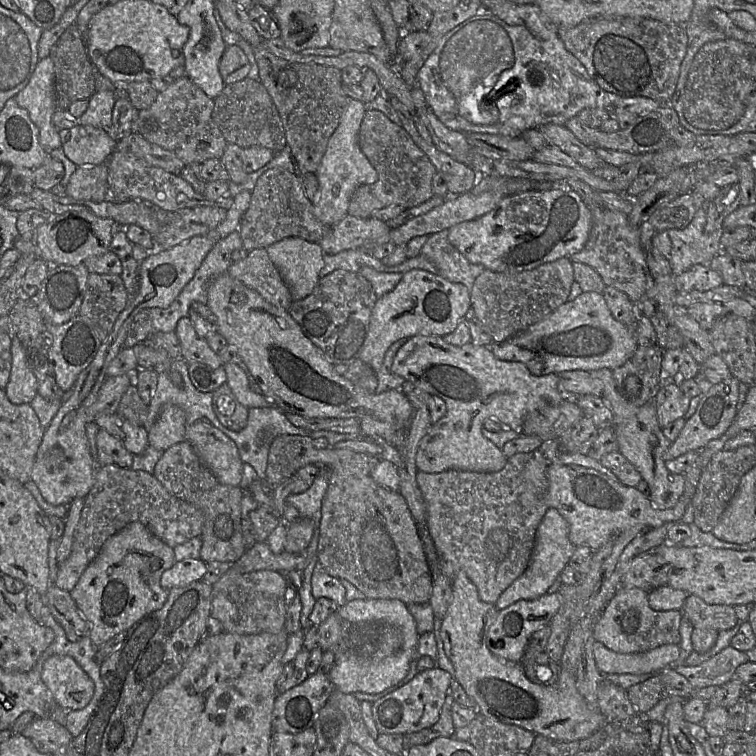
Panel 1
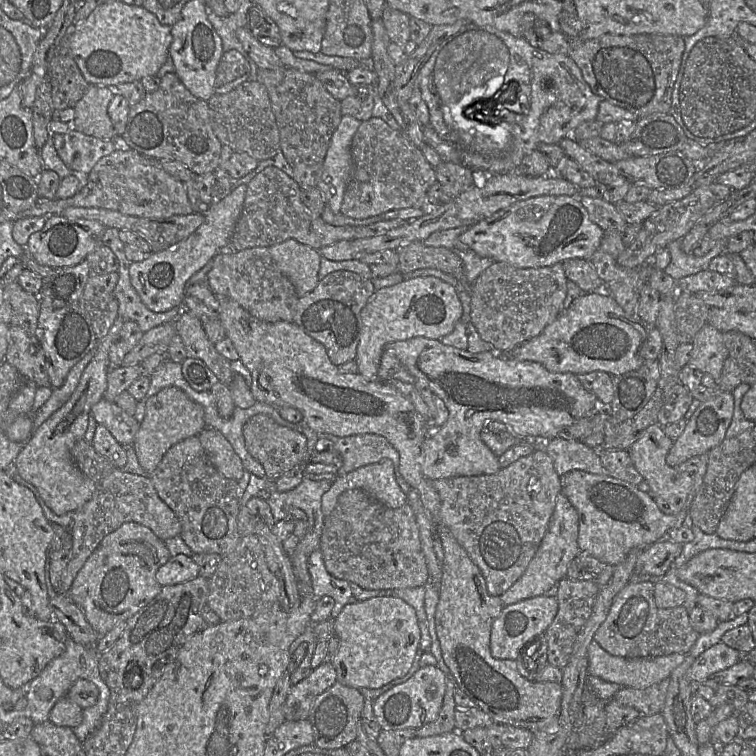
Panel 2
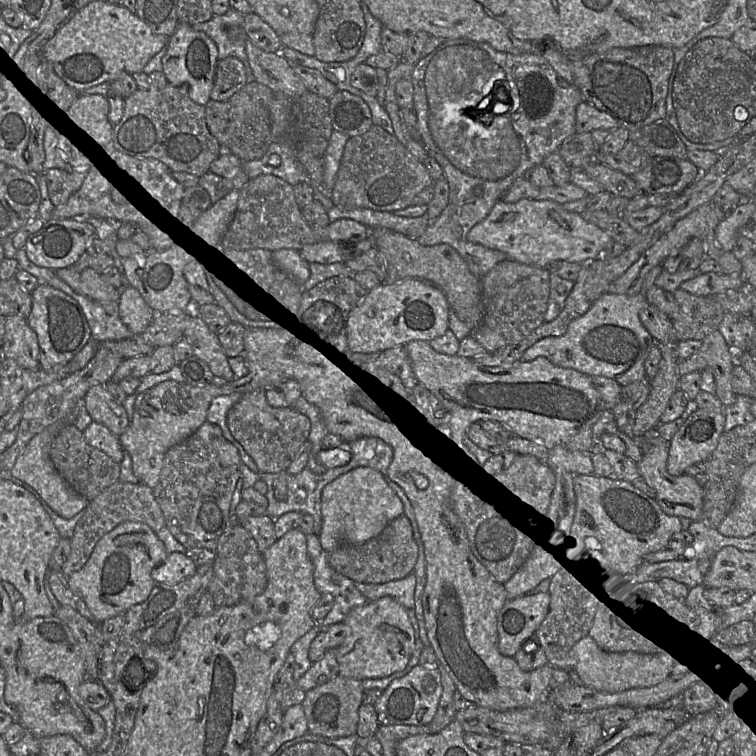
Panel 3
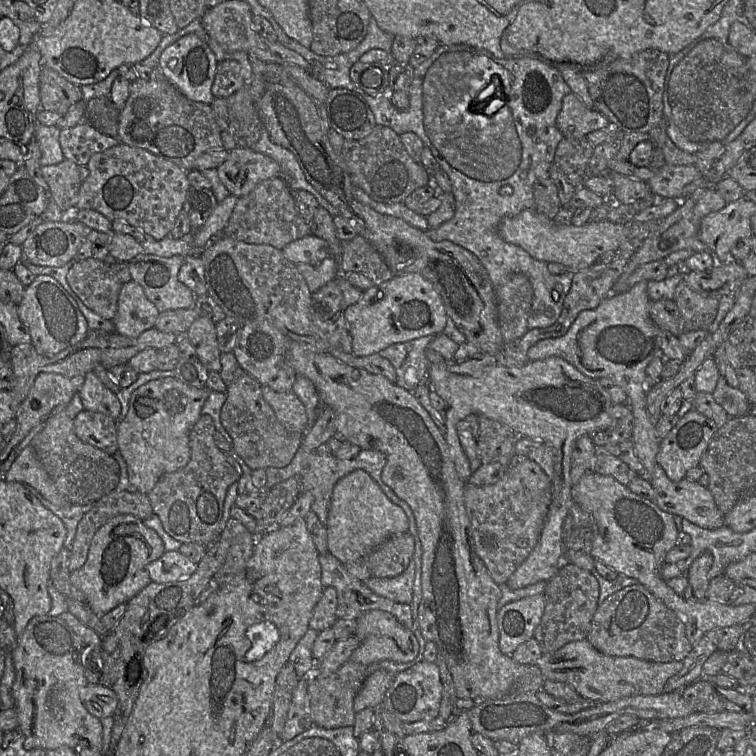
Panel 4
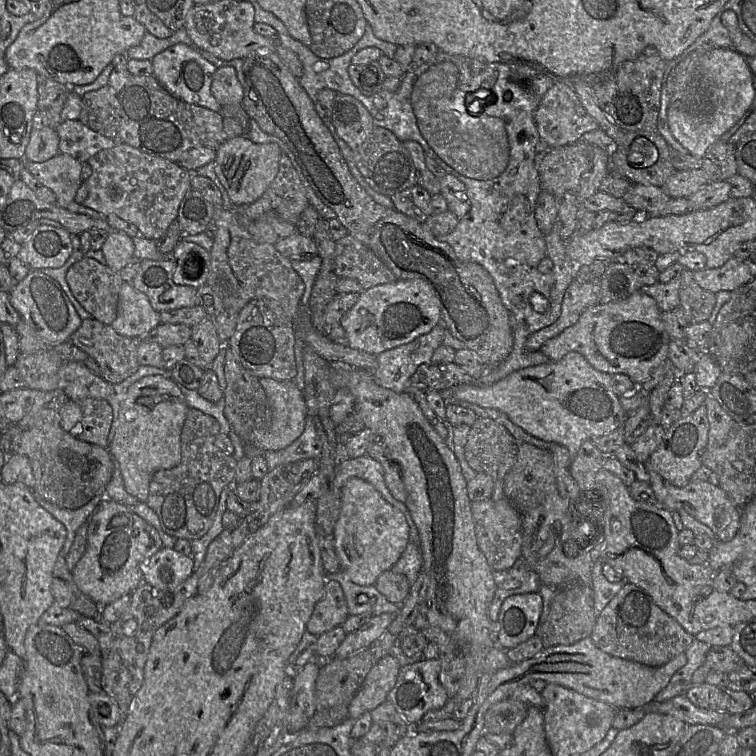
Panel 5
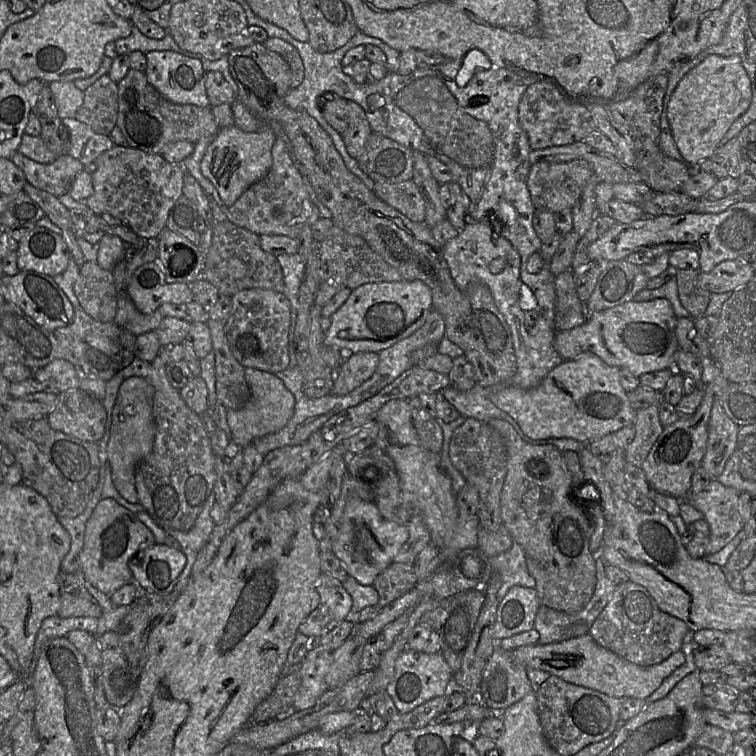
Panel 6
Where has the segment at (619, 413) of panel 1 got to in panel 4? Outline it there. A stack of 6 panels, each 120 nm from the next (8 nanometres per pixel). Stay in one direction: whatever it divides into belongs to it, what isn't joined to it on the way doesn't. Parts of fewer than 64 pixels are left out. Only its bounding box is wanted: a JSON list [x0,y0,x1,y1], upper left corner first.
[650,465,725,529]

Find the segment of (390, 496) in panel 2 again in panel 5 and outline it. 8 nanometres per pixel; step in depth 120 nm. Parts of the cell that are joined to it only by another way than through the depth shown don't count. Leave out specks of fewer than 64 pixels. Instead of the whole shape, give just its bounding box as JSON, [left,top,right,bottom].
[334,478,409,586]

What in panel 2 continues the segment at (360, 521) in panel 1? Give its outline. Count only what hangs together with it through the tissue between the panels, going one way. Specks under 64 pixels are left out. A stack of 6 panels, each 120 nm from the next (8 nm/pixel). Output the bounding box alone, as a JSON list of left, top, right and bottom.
[243,414,429,590]

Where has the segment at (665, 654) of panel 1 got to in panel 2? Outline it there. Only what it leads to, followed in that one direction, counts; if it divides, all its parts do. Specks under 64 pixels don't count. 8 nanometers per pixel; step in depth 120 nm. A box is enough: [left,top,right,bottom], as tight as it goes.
[587,639,685,689]

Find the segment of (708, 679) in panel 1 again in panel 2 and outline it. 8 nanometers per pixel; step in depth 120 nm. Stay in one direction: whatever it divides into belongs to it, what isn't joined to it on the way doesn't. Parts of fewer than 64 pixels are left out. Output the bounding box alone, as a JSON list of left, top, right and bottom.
[687,642,742,681]

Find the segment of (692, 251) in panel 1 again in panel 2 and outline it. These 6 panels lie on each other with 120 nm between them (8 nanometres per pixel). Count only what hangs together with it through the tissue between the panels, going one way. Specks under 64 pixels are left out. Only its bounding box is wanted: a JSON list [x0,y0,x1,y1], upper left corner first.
[665,239,727,281]

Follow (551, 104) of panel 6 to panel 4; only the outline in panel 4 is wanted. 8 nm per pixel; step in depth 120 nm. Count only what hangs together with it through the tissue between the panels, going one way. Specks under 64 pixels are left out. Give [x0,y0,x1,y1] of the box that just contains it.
[556,92,612,139]

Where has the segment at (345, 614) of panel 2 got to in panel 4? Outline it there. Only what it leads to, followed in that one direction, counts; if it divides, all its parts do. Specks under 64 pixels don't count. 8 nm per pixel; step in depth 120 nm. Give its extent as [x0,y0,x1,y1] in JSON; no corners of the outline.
[350,609,420,666]

